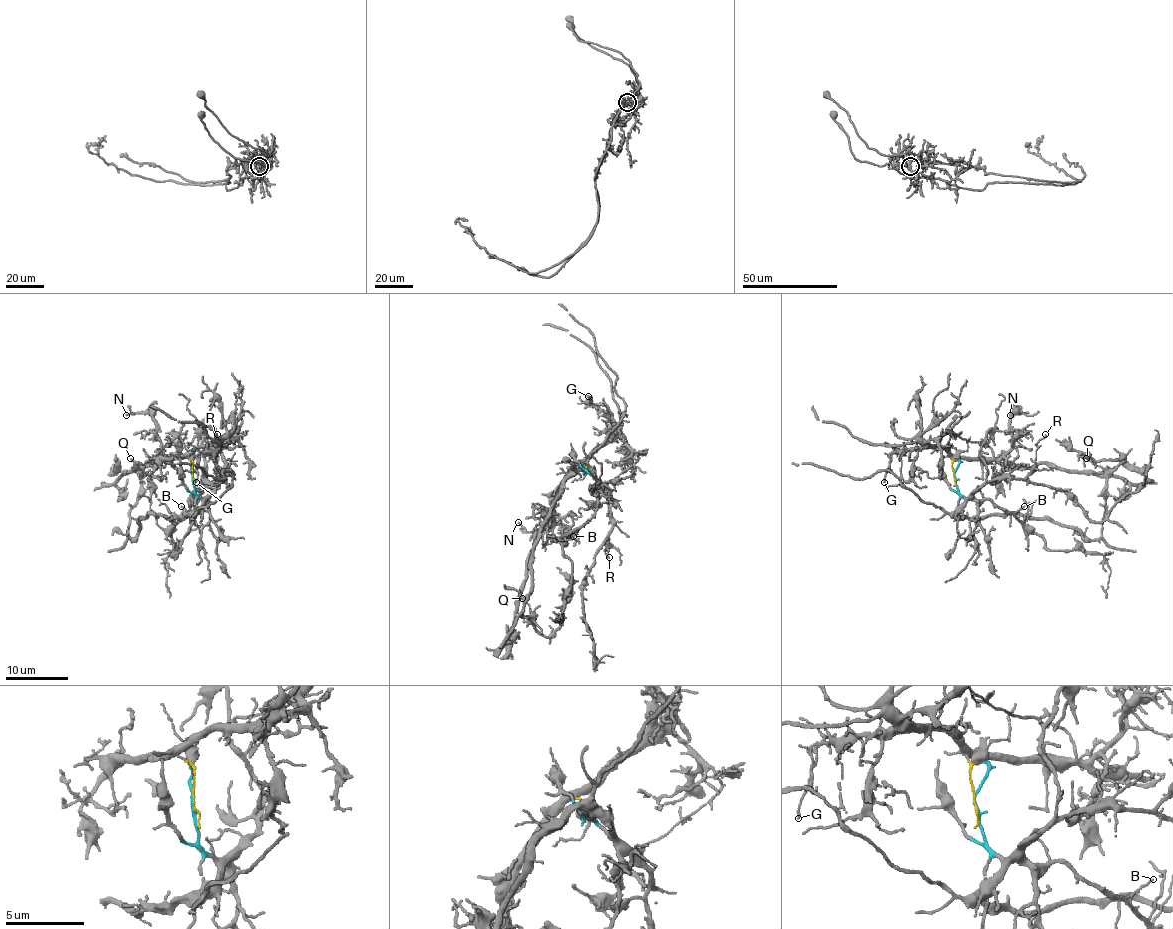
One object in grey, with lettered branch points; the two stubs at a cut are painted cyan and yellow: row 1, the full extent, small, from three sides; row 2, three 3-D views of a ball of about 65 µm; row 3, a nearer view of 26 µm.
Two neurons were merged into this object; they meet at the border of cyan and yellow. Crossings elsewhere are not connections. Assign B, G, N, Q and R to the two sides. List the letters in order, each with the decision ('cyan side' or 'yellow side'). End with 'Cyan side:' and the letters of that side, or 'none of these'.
B: cyan side
G: yellow side
N: yellow side
Q: cyan side
R: cyan side
Cyan side: B, Q, R

